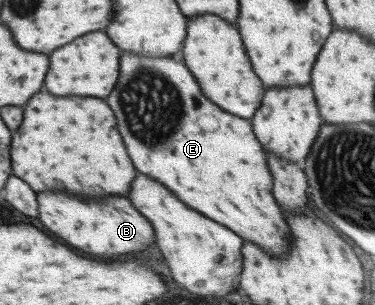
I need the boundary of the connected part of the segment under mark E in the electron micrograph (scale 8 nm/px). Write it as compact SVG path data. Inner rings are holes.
M123 54L119 58L117 86L111 90L105 102L117 118L117 130L139 174L145 174L151 180L163 184L187 208L225 226L242 241L257 244L271 258L277 258L277 261L284 260L291 244L291 235L282 210L274 196L271 196L271 173L267 169L265 152L257 142L249 120L233 116L201 96L193 74L187 70L183 60L175 60L173 57L137 58ZM157 132L161 132L169 142L157 142Z

